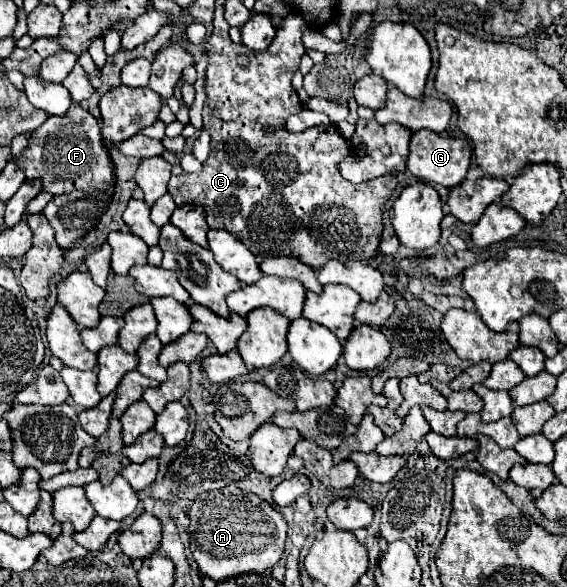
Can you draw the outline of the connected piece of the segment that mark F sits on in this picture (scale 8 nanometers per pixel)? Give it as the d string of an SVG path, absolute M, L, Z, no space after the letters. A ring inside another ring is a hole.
M73 104L65 116L49 116L39 130L33 130L29 136L29 148L17 160L17 164L29 180L41 178L43 190L55 196L73 190L107 190L115 182L113 162L103 146L99 122L89 110L81 108L79 104Z

